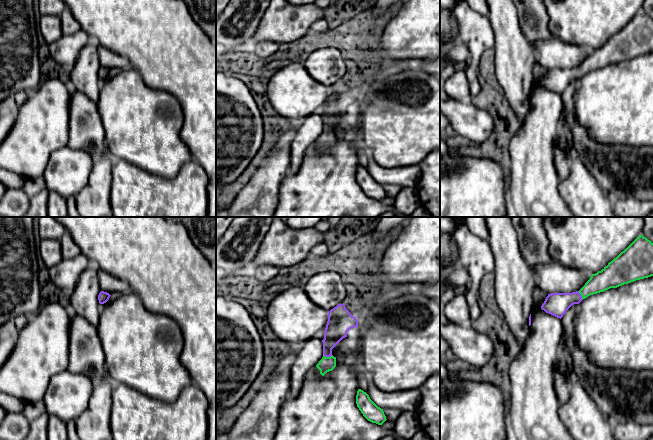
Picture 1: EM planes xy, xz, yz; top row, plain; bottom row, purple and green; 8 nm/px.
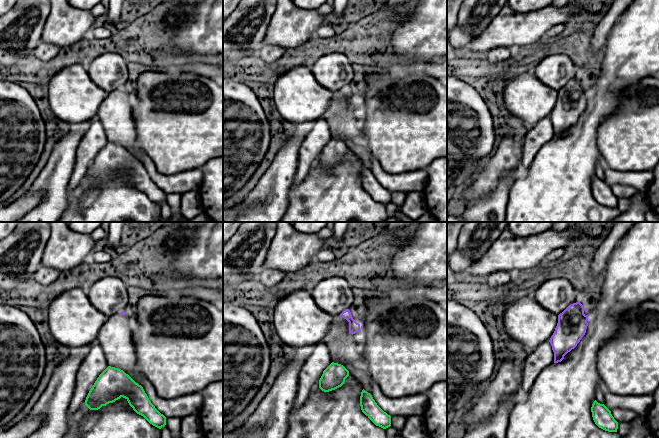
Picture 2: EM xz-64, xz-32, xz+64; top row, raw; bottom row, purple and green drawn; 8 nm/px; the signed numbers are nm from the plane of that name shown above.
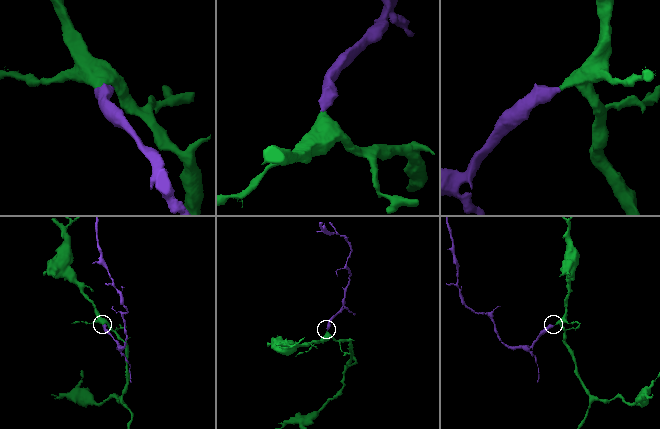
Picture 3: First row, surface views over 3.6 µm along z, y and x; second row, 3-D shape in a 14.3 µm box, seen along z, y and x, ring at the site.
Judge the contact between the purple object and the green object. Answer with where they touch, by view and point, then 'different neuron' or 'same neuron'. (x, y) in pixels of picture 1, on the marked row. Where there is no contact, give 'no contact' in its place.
xz (328, 356) | same neuron

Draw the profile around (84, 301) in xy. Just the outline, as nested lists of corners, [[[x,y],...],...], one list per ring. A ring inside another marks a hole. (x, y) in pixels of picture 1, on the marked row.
[[[90,263],[81,273],[74,292],[67,301],[67,305],[73,314],[80,315],[97,325],[100,315],[100,303],[98,295],[101,292],[96,264]]]

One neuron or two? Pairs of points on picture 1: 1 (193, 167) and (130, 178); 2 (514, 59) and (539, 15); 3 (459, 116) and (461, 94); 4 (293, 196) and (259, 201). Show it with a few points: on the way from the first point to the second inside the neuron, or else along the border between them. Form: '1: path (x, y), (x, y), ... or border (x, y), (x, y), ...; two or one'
1: path (177, 183), (175, 185), (146, 185); one
2: border (517, 16), (519, 27), (532, 46); two
3: border (452, 98), (456, 100), (469, 100); two
4: border (286, 176), (280, 185), (279, 200), (276, 206); two

